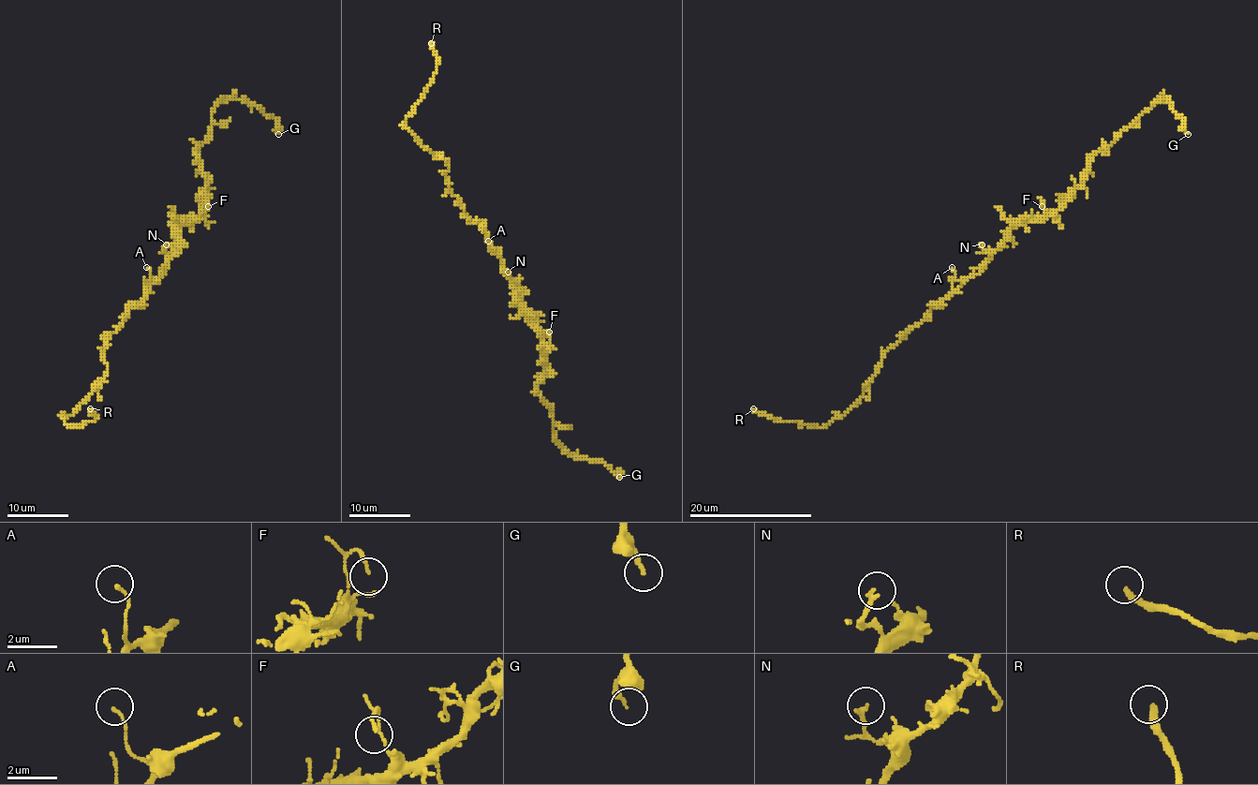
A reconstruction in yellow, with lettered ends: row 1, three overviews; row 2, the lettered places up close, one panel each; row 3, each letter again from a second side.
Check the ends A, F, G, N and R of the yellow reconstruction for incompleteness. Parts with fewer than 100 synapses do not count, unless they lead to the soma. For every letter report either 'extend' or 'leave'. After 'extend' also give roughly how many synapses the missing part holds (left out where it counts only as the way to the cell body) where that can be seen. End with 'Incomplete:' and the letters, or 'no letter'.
A: leave
F: leave
G: leave
N: leave
R: extend
Incomplete: R

